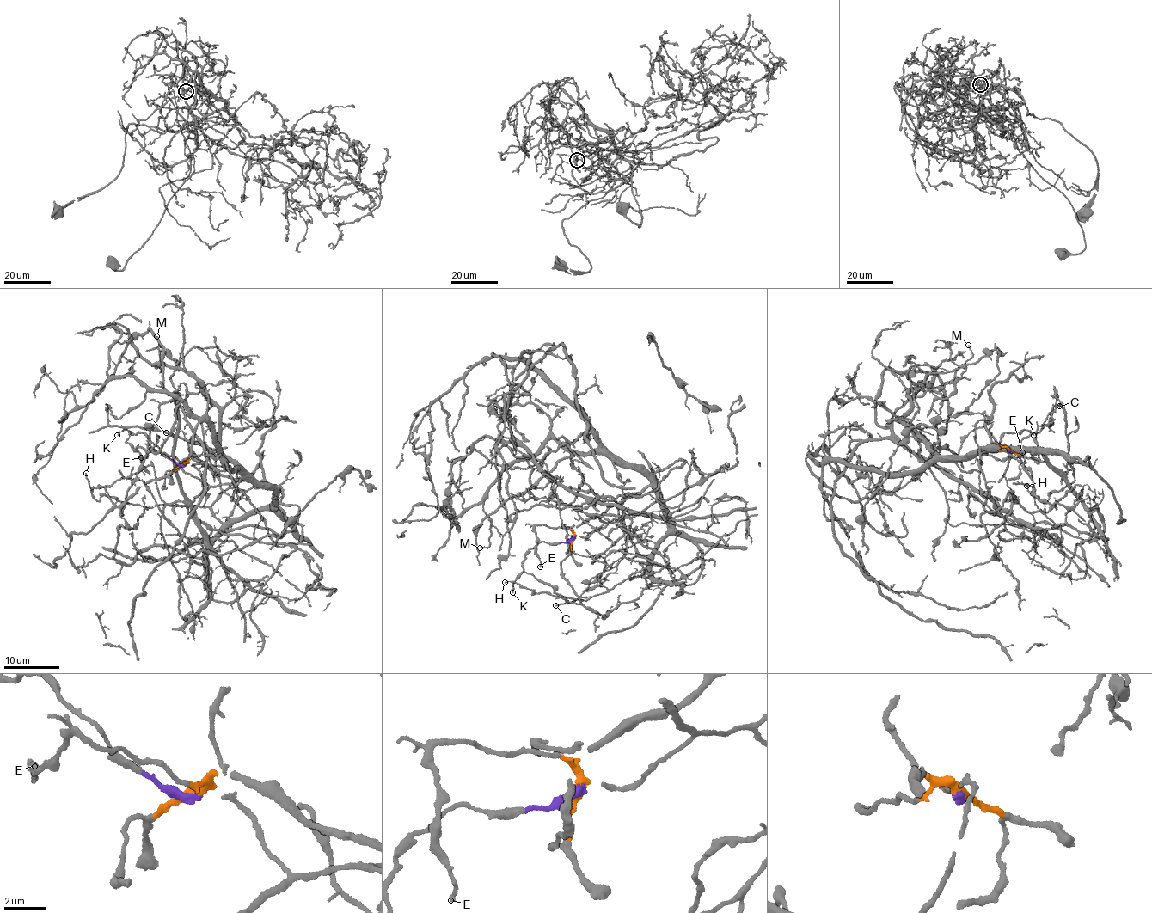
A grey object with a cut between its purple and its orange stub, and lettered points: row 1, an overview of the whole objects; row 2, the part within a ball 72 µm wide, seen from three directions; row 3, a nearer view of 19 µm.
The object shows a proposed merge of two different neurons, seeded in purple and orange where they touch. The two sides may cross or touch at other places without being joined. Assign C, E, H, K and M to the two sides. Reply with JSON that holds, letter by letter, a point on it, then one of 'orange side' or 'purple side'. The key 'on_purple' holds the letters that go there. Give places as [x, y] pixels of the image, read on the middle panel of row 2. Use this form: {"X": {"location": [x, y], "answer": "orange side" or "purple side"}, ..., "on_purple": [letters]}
{"C": {"location": [555, 605], "answer": "orange side"}, "E": {"location": [540, 566], "answer": "orange side"}, "H": {"location": [505, 582], "answer": "orange side"}, "K": {"location": [512, 592], "answer": "purple side"}, "M": {"location": [480, 548], "answer": "orange side"}, "on_purple": ["K"]}

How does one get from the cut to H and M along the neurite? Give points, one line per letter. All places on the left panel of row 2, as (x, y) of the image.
H: (182, 465), (260, 480), (272, 503), (224, 523), (206, 506), (94, 499), (86, 473)
M: (182, 465), (193, 457), (272, 488), (242, 478), (223, 452), (218, 405), (194, 379), (152, 366), (156, 336)

